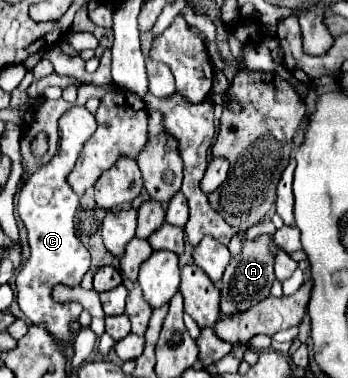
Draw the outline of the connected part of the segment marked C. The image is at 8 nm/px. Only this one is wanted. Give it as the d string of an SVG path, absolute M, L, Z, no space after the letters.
M74 105L68 109L60 121L60 143L58 153L42 165L36 173L30 175L30 179L22 185L18 195L18 215L28 229L28 243L30 243L30 257L20 267L16 277L16 301L22 309L22 313L34 323L46 325L46 331L56 339L56 343L62 347L66 357L74 355L74 339L78 331L72 329L72 323L80 319L82 305L80 303L58 303L52 299L52 289L56 285L68 285L78 287L90 269L90 253L80 243L80 239L74 233L74 213L79 205L79 197L66 183L68 173L72 171L82 145L88 141L88 137L96 131L94 115L86 107Z

